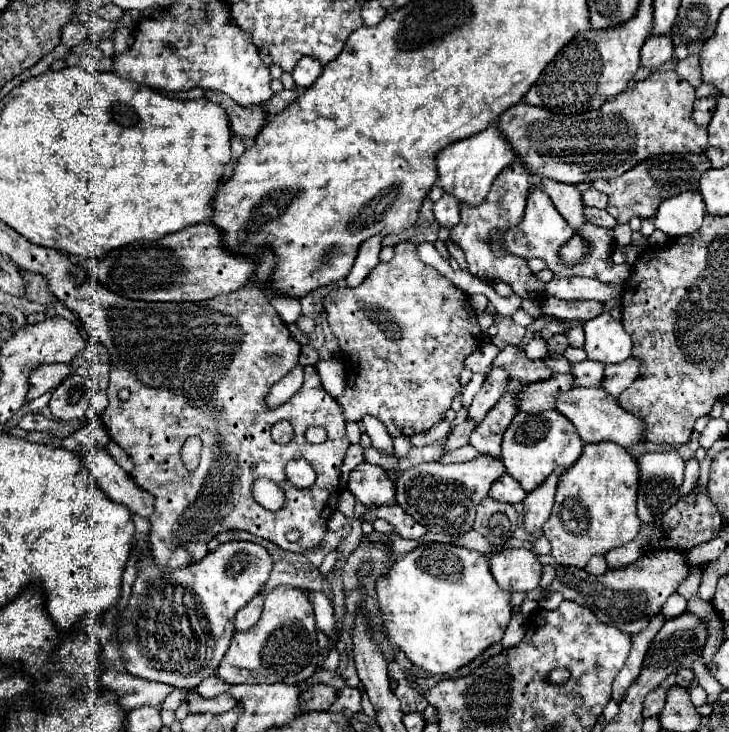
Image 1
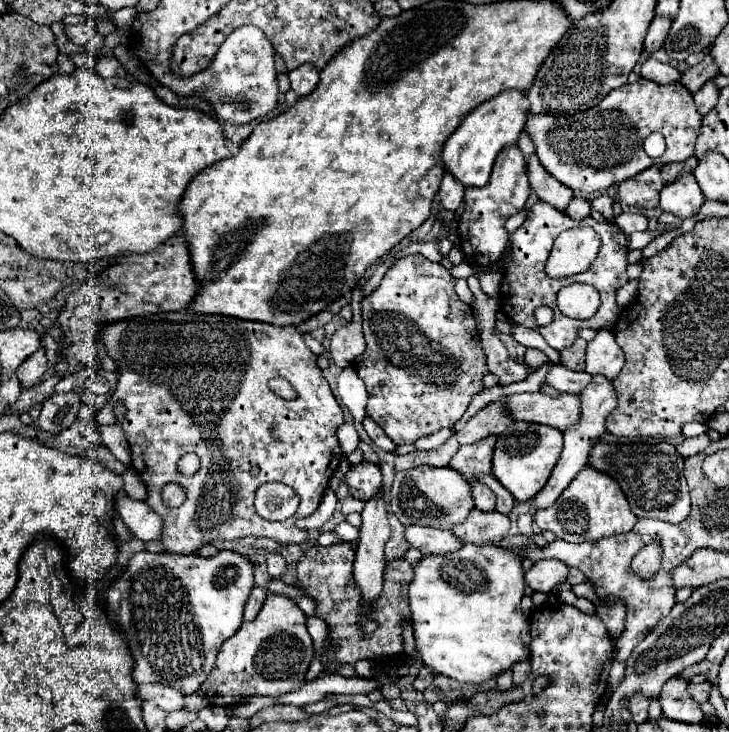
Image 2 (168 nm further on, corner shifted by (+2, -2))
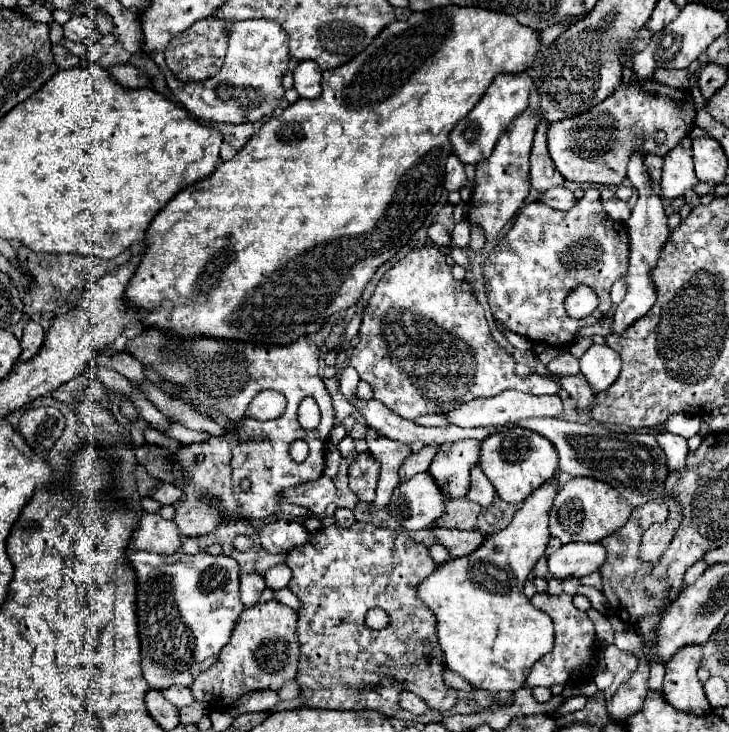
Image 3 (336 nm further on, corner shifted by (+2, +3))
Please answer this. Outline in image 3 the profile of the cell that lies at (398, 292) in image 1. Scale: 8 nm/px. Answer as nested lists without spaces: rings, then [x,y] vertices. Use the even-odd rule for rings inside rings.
[[[438,246],[416,248],[396,266],[386,270],[364,310],[360,340],[350,356],[350,366],[356,368],[360,378],[372,386],[374,398],[394,414],[412,422],[426,414],[448,414],[460,404],[476,398],[490,398],[510,388],[536,396],[558,394],[560,380],[556,376],[530,374],[528,378],[520,378],[514,372],[514,364],[514,358],[492,340],[484,308],[474,298],[472,288],[466,280],[458,282],[452,278],[444,252]]]

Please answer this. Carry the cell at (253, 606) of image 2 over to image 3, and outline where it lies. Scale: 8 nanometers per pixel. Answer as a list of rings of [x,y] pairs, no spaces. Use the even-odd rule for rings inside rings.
[[[256,572],[240,574],[240,596],[242,596],[242,602],[246,608],[260,602],[260,594],[264,588],[266,588],[266,584],[260,574],[256,574]]]

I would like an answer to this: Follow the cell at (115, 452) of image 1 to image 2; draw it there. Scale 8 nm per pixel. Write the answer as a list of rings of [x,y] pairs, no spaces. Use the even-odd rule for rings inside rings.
[[[128,471],[122,475],[124,483],[126,483],[126,495],[136,499],[136,501],[146,501],[146,487],[142,487],[142,479],[138,479],[136,471]]]

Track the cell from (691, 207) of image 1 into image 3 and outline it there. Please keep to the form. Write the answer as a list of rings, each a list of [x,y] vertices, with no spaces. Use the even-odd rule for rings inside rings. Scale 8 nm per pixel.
[[[686,136],[672,150],[672,154],[664,158],[660,192],[664,200],[672,202],[684,196],[688,190],[694,190],[696,184],[698,184],[698,178],[694,174],[694,164],[692,164],[692,138]]]

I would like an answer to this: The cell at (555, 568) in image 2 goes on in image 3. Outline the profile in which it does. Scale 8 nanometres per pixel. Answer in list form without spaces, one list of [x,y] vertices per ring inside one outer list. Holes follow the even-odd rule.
[[[586,542],[562,544],[554,554],[550,554],[550,574],[558,580],[582,578],[592,574],[604,562],[604,548]]]

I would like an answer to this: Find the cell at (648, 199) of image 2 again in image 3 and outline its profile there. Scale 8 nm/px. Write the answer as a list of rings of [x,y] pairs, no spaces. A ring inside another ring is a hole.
[[[646,156],[646,158],[644,158],[644,166],[646,166],[648,174],[650,174],[652,184],[658,184],[658,178],[660,178],[662,166],[664,166],[664,160],[662,160],[660,156]]]

